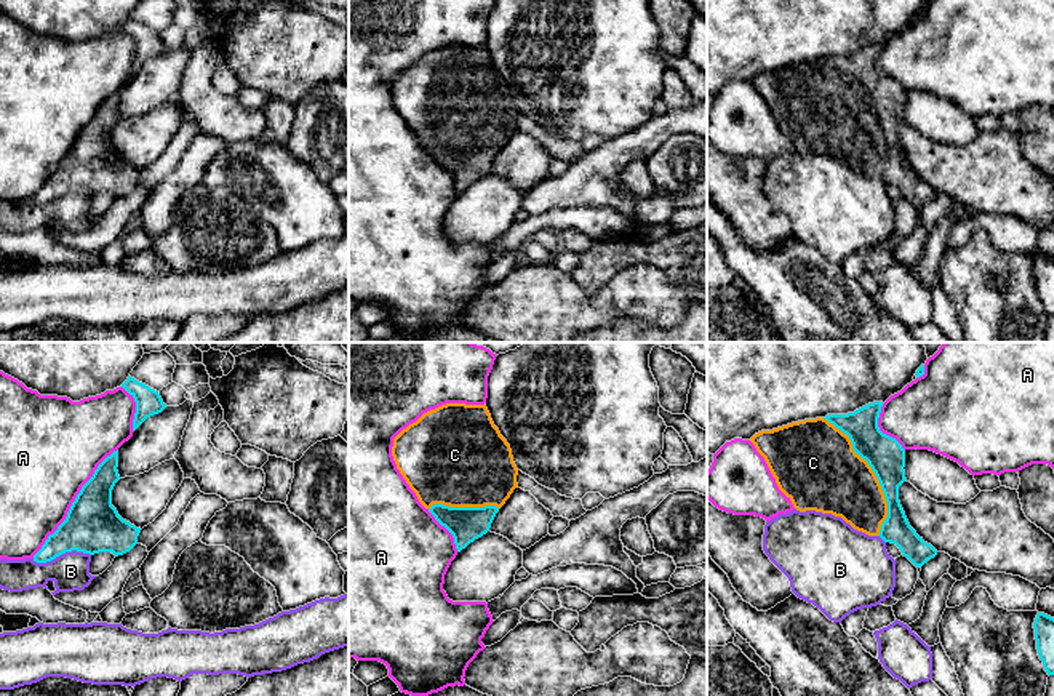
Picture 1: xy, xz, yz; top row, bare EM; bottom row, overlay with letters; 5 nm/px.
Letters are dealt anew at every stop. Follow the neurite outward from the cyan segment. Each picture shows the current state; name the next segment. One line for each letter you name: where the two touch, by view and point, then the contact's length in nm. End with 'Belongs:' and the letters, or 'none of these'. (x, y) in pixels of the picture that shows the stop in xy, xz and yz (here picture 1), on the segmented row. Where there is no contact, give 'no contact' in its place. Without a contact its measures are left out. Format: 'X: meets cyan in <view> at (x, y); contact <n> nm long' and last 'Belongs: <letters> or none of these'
C: meets cyan in yz at (875, 474); contact 650 nm long
Belongs: C

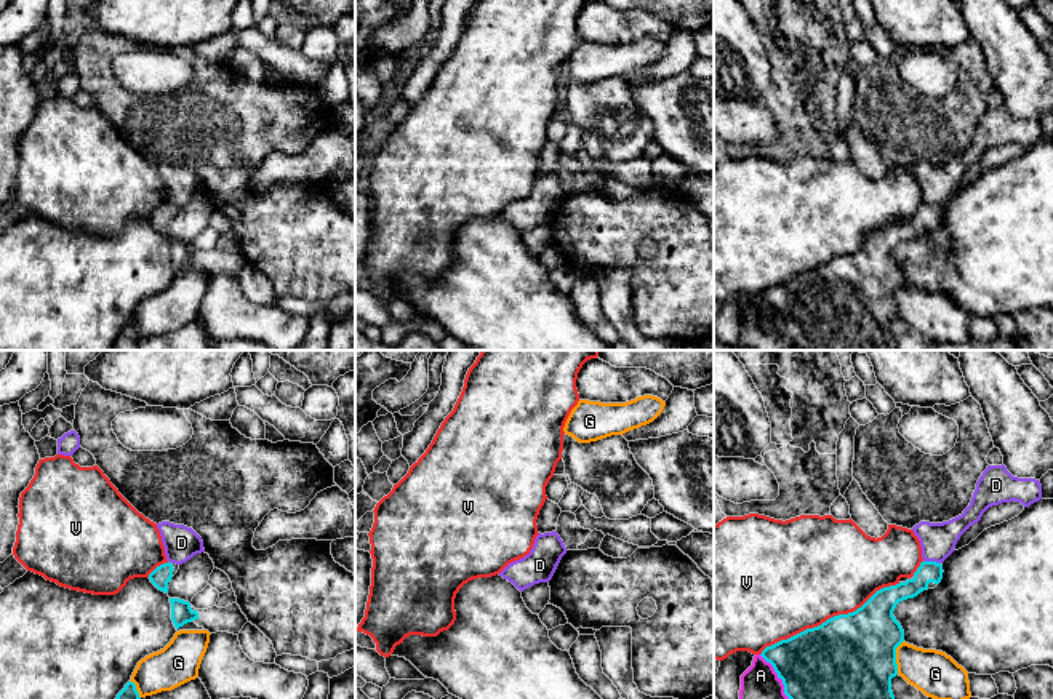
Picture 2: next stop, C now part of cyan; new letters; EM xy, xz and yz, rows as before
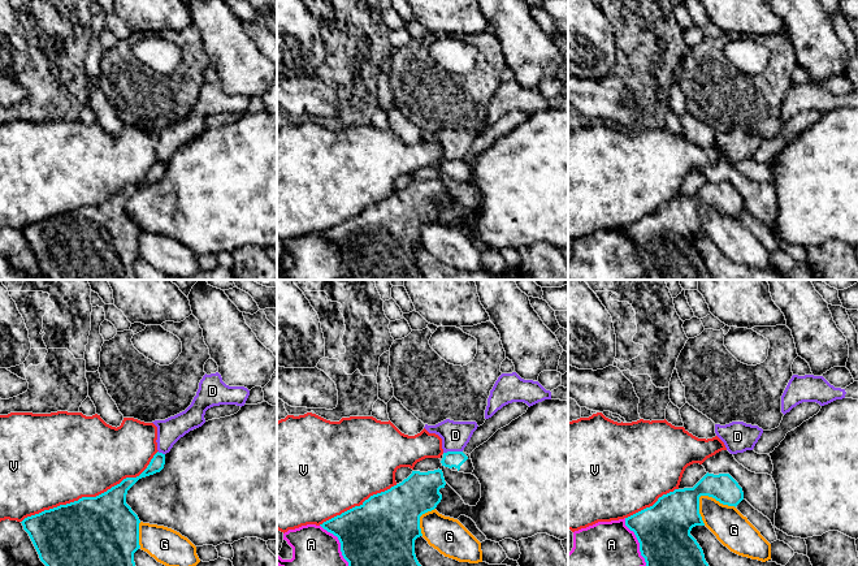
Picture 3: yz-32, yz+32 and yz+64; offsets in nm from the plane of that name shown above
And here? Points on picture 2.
Belongs: none of these

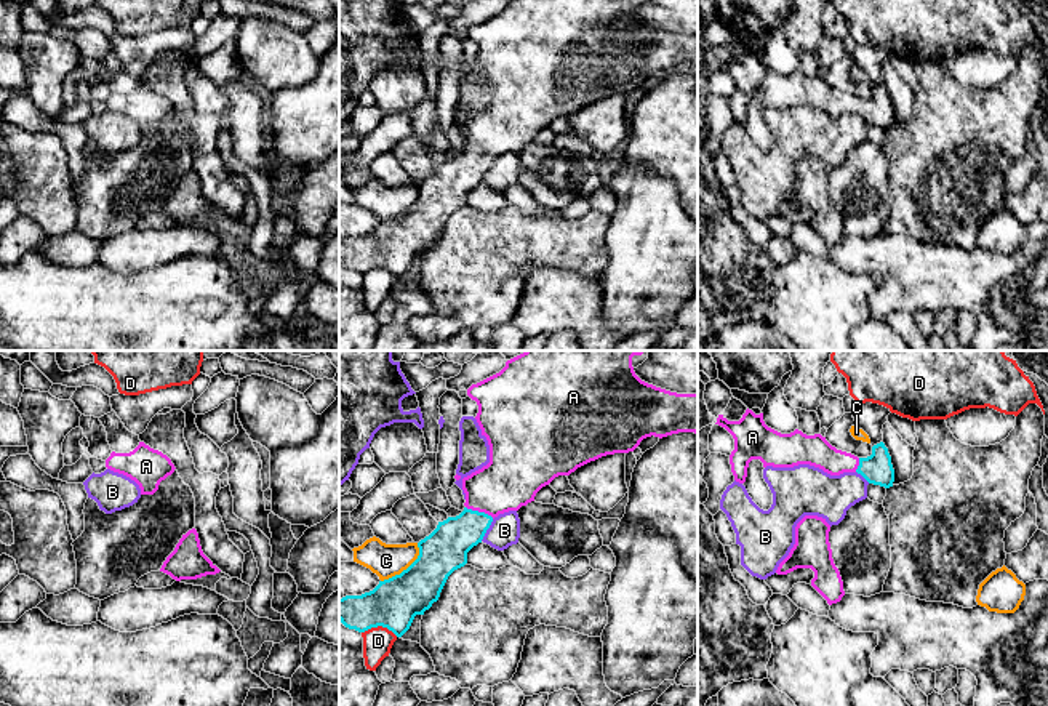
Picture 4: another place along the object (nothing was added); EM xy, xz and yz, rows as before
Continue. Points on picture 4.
A: meets cyan in xz at (480, 513); contact 160 nm long
Belongs: A

